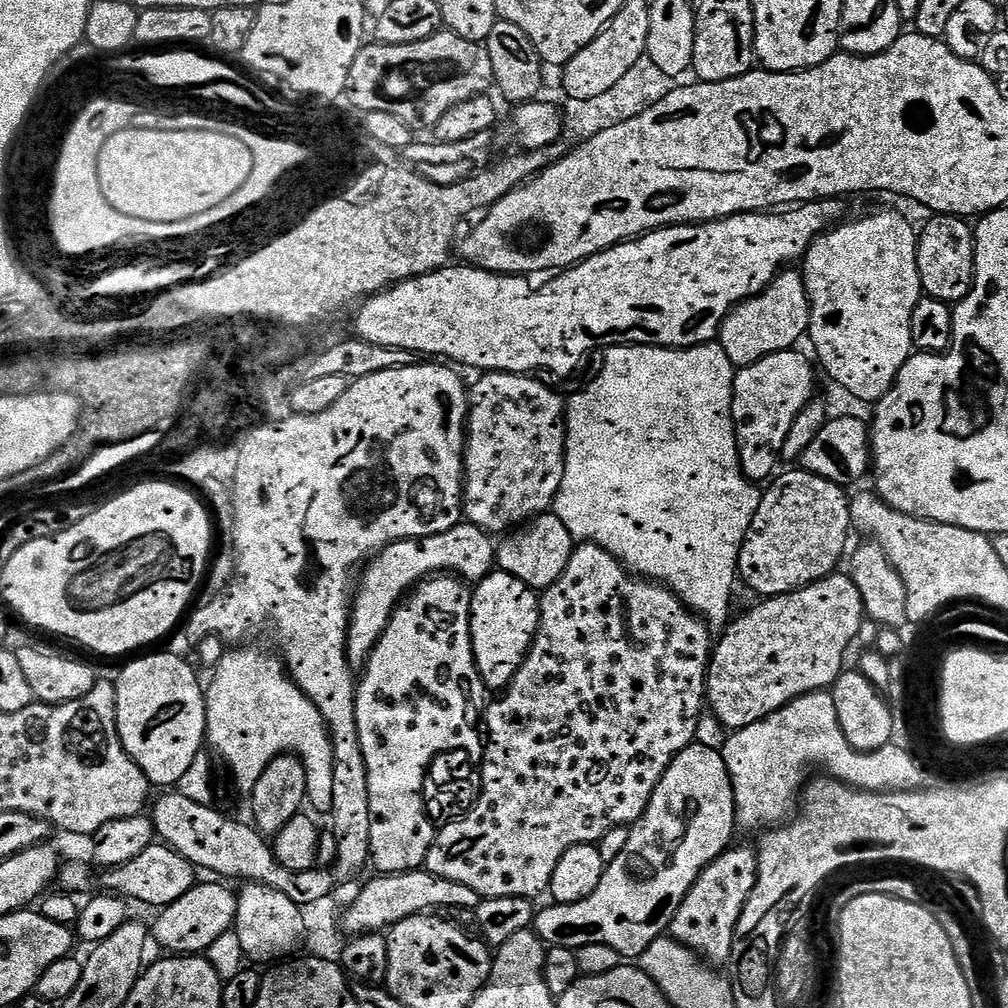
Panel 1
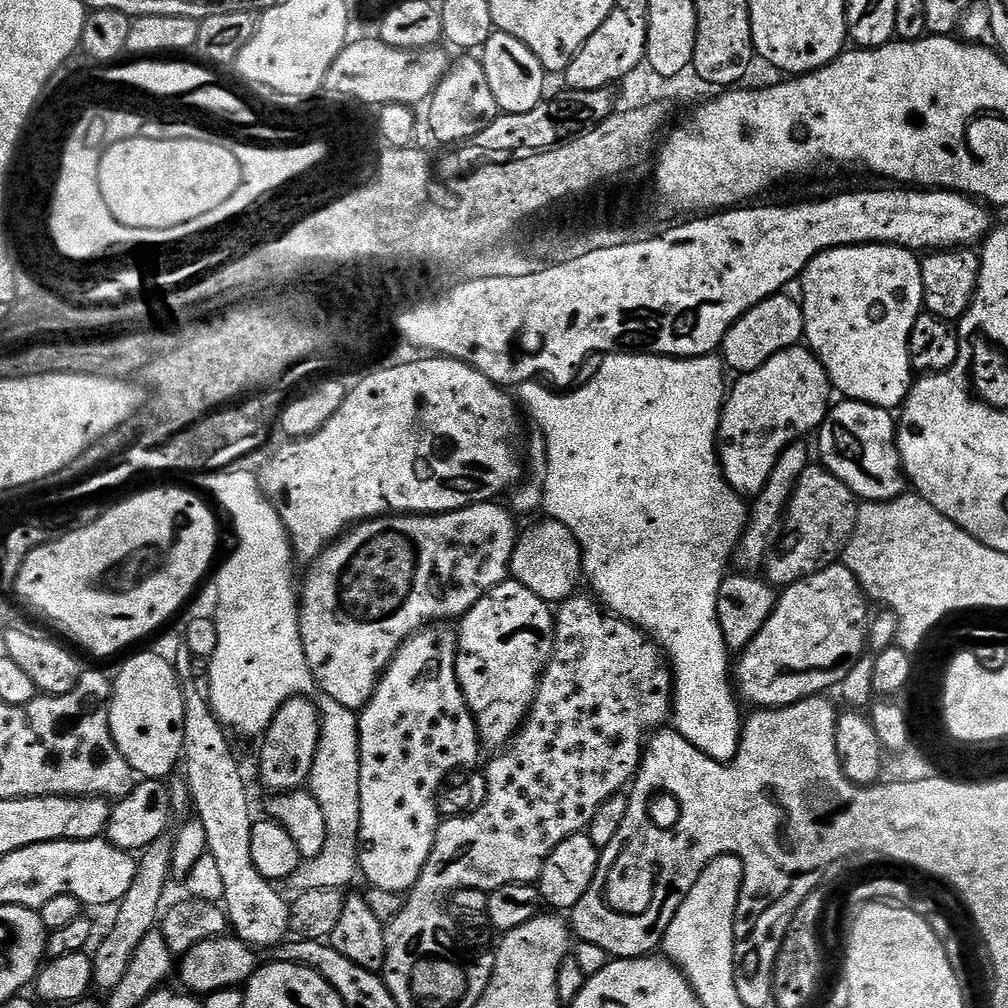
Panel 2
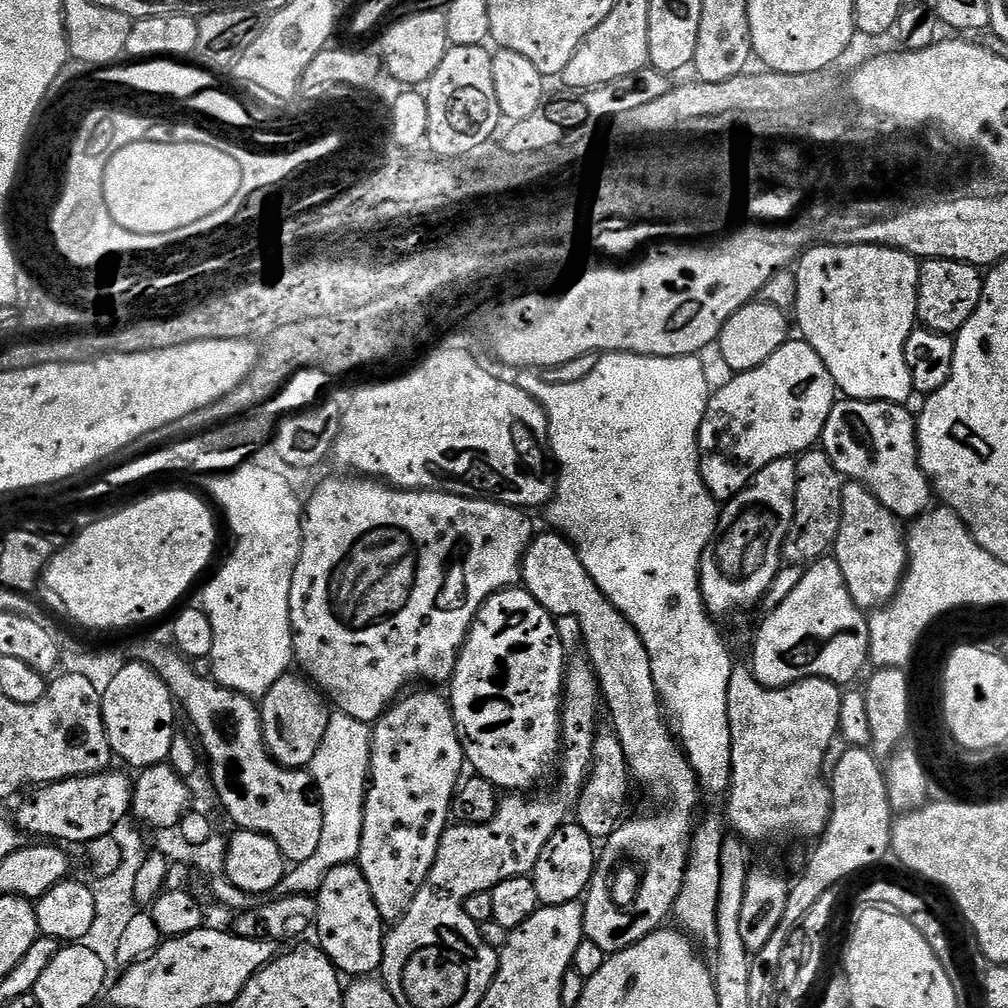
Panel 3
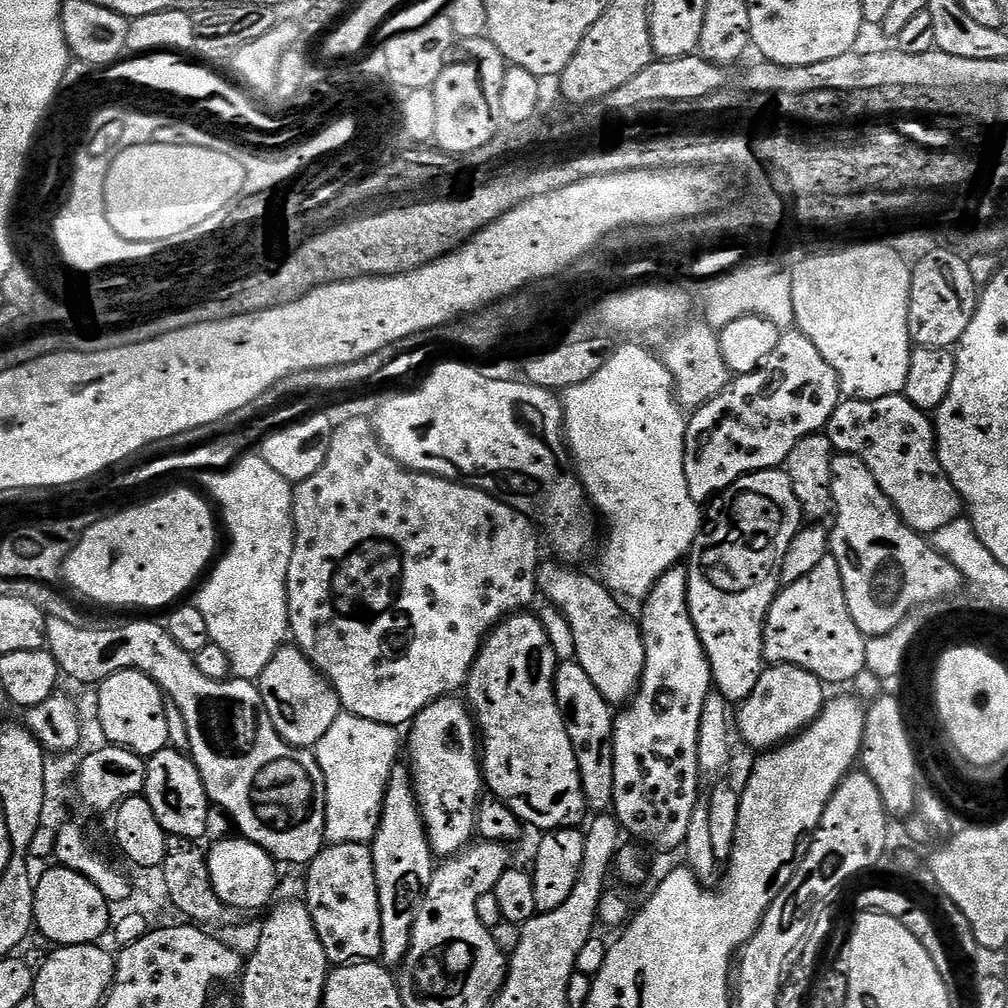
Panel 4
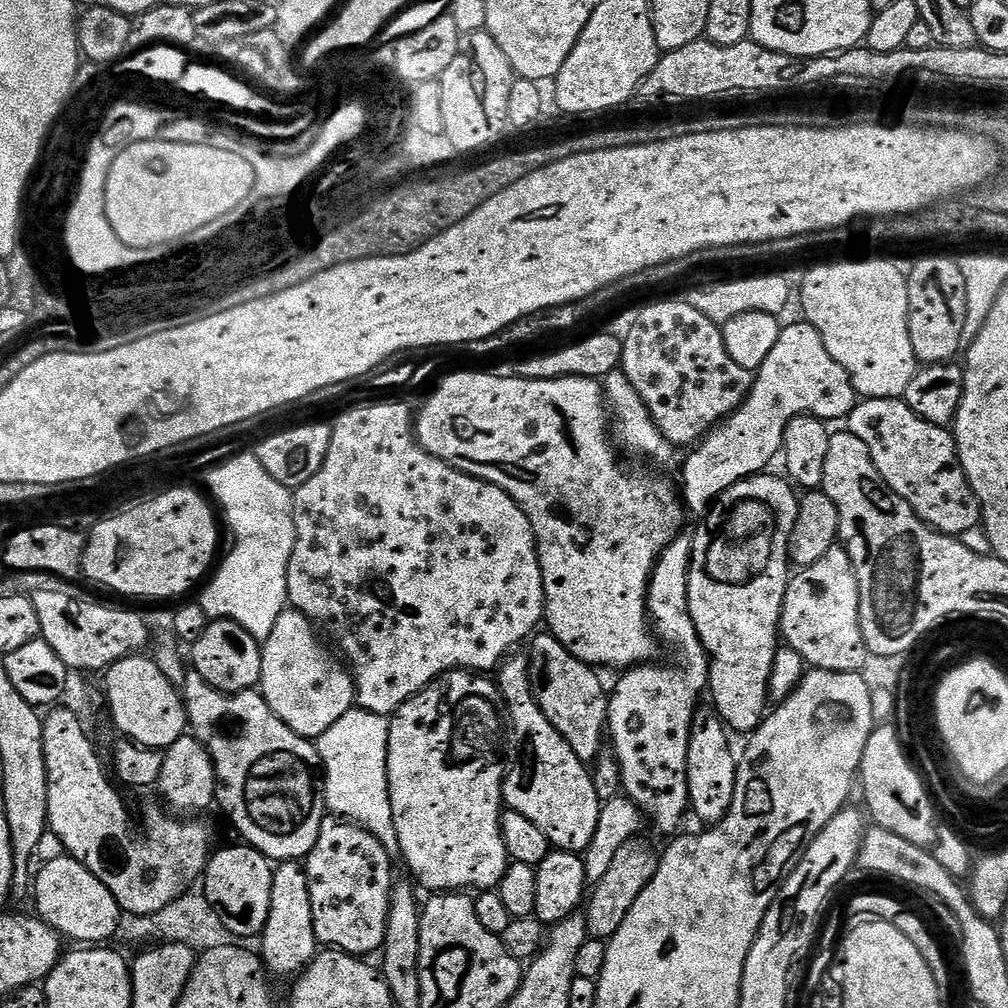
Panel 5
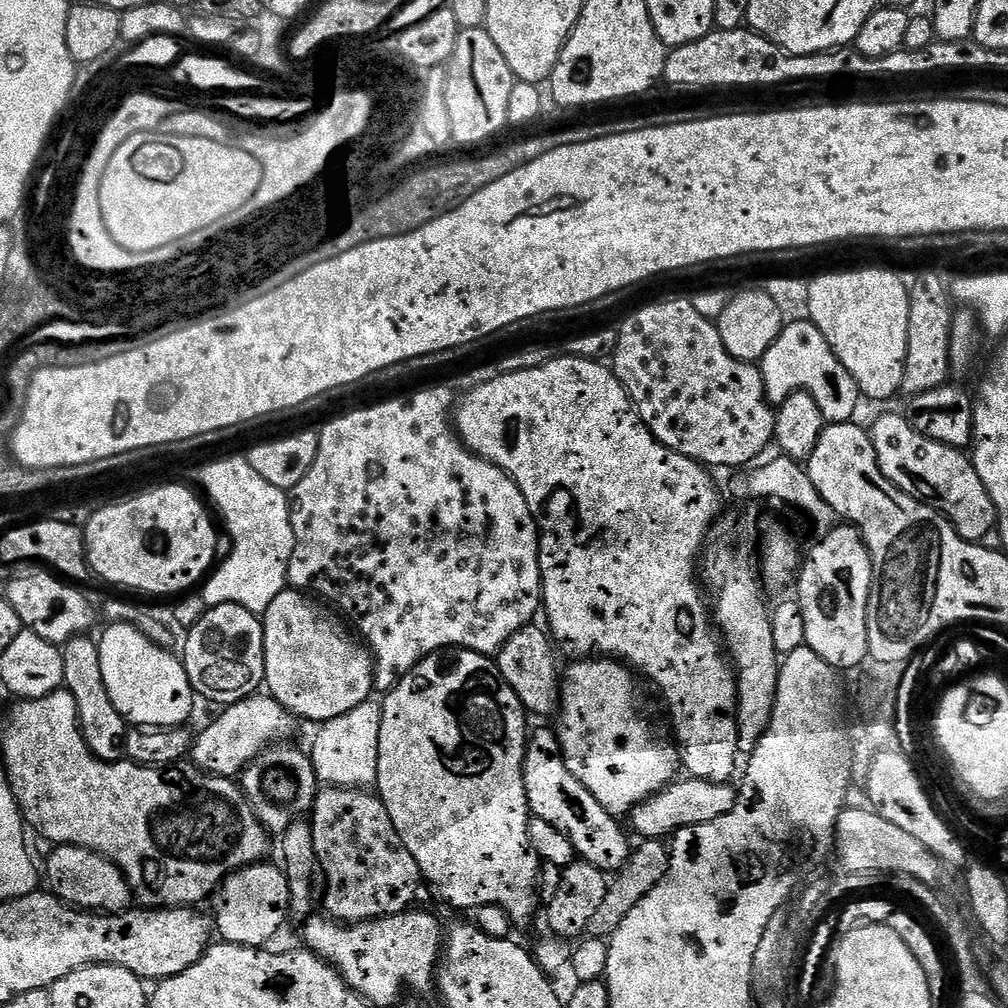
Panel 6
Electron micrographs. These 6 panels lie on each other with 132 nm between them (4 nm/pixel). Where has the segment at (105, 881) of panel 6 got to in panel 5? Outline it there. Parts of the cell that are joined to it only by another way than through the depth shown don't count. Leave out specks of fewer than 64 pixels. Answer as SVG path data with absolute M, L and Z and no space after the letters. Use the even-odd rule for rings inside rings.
M67 854L45 863L34 876L34 896L39 919L61 937L80 940L84 946L100 946L117 935L122 913L114 894L82 862Z

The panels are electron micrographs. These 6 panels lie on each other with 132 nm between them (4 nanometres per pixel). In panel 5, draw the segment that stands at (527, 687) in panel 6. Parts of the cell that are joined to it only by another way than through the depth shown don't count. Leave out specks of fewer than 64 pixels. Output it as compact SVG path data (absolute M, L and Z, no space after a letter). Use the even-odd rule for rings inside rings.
M536 634L527 645L528 680L532 683L532 693L550 726L566 738L570 750L578 754L585 766L591 765L601 755L600 747L606 744L609 693L604 692L604 684L595 667L584 664L562 642L550 634Z

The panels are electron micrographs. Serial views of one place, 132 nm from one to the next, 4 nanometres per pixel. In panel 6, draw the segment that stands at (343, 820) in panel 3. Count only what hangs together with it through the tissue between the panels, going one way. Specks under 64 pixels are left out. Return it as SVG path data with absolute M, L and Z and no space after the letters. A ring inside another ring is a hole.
M375 699L363 700L354 710L323 721L320 733L310 747L317 781L333 788L371 789L378 778L378 734L382 726L382 707Z

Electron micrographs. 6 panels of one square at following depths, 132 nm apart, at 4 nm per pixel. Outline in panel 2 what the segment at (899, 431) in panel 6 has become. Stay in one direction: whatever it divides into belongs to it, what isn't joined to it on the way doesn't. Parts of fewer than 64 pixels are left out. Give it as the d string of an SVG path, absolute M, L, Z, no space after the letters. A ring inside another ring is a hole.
M844 398L839 402L829 407L828 416L818 429L819 463L861 501L894 500L905 495L906 477L896 451L897 421L893 413L861 400Z

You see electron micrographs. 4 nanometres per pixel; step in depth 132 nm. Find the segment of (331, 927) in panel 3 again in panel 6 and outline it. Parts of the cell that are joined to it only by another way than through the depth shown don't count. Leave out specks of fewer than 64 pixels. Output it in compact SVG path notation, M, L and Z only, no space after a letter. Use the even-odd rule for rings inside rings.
M324 786L317 791L312 804L310 823L314 834L314 850L319 871L324 871L324 908L331 919L342 924L361 924L407 912L416 900L416 891L422 888L422 877L414 854L406 850L386 806L375 791L363 788L333 788Z

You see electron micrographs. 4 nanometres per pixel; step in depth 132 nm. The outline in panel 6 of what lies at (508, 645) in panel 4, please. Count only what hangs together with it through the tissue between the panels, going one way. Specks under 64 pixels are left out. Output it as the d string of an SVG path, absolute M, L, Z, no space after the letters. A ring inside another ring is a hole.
M551 727L540 728L537 732L535 729L529 735L528 749L524 755L524 781L526 782L529 813L537 820L550 822L550 826L554 826L554 830L562 830L562 834L566 834L566 838L570 838L577 857L582 858L583 863L593 864L595 868L605 874L616 874L627 866L629 856L632 855L634 849L632 844L628 845L629 833L627 831L624 833L620 829L621 821L609 814L598 802L598 798L594 798L594 794L590 794L590 790L586 790L586 786L582 786L582 782L578 782L578 778L574 778L574 774L570 772L563 756L560 755L560 744Z

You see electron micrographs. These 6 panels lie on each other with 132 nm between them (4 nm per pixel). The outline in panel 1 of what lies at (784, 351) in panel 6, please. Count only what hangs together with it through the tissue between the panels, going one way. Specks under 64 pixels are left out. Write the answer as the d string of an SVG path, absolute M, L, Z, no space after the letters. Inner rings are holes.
M800 350L775 352L737 371L734 378L732 421L736 423L736 445L740 465L744 467L745 476L753 482L761 482L760 480L764 479L767 481L777 471L776 463L781 463L780 451L786 442L786 434L790 434L790 426L794 426L798 414L802 414L802 410L814 399L812 387L816 384L816 376L812 373L813 361L809 360L800 353Z

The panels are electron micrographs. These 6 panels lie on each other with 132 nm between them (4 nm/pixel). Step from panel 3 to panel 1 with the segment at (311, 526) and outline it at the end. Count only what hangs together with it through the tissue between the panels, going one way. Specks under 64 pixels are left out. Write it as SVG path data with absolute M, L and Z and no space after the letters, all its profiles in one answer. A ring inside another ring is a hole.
M461 522L442 534L430 534L417 540L399 540L388 544L381 552L371 557L370 563L363 569L364 577L361 578L357 588L355 585L354 595L350 600L349 665L363 665L367 661L393 612L403 601L406 593L415 588L421 580L437 574L455 574L465 582L483 580L493 571L496 564L497 545L494 540L492 544L492 540L493 537L478 526Z

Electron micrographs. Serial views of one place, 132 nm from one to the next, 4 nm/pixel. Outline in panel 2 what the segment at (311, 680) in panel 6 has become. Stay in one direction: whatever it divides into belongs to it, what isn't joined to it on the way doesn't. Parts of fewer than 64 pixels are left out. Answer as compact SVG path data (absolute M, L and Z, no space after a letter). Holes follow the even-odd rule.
M303 695L293 696L287 700L278 710L278 714L272 720L272 724L263 733L262 741L264 745L260 748L260 776L264 779L264 784L276 794L287 794L299 789L300 784L309 779L312 760L316 756L316 742L320 739L320 709L315 703L312 704Z

